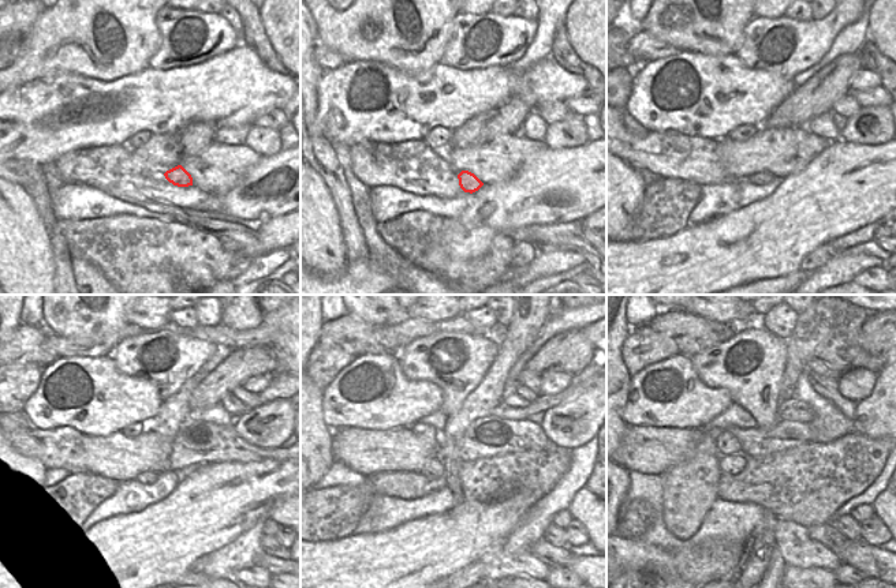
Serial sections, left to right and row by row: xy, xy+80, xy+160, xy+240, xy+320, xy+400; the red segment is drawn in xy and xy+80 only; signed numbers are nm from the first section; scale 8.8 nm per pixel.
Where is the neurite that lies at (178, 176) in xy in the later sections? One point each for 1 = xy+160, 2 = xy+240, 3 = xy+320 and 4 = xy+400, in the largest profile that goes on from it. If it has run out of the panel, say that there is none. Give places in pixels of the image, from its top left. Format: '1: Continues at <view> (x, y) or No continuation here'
1: Continues at xy+160 (757, 179)
2: Continues at xy+240 (148, 478)
3: Continues at xy+320 (433, 468)
4: Continues at xy+400 (731, 464).

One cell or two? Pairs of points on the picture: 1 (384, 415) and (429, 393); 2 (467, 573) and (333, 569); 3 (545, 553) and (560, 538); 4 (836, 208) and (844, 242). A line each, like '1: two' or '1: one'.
1: one
2: two
3: two
4: two

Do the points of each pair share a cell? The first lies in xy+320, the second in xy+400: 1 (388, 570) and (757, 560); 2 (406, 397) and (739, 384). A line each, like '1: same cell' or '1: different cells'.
1: different cells
2: different cells

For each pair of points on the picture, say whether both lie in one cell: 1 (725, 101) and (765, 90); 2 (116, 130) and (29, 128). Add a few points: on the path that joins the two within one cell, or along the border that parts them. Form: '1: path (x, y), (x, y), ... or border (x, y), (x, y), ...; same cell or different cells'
1: path (735, 96), (751, 96), (756, 93); same cell
2: path (94, 130), (51, 130); same cell

